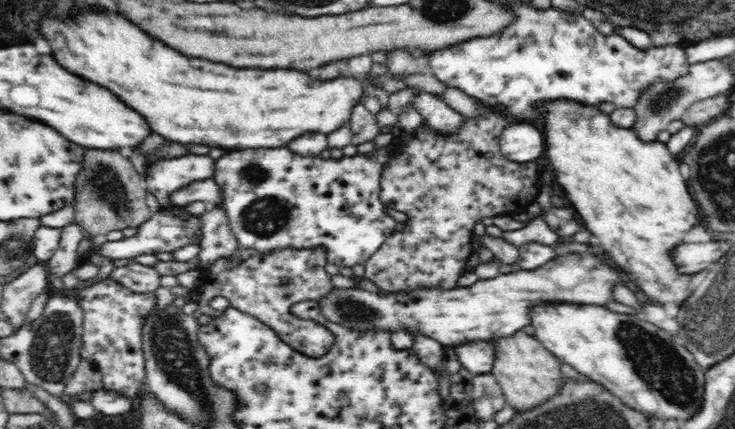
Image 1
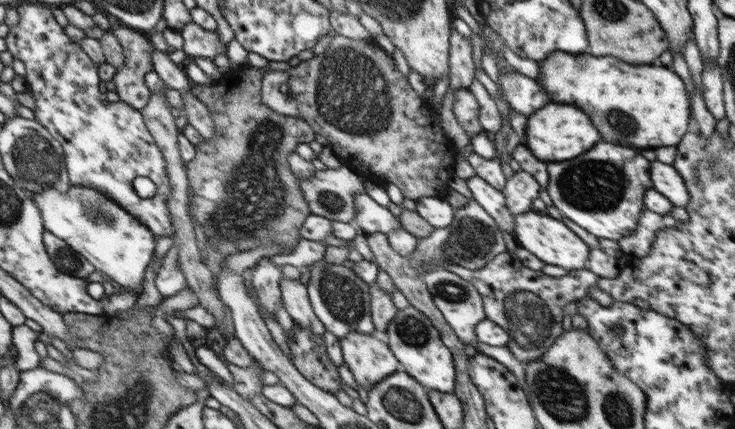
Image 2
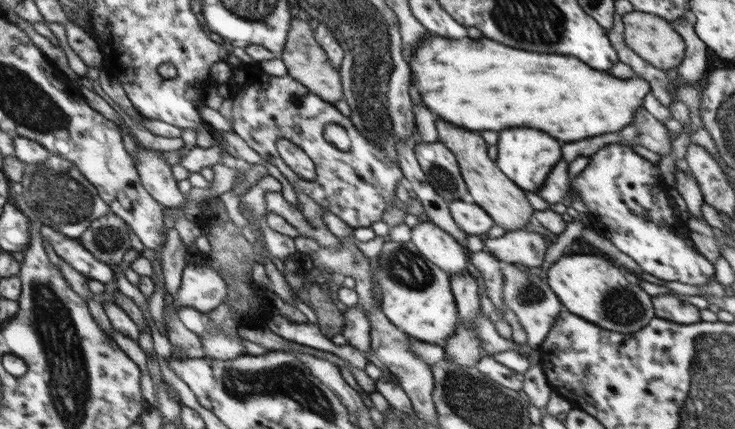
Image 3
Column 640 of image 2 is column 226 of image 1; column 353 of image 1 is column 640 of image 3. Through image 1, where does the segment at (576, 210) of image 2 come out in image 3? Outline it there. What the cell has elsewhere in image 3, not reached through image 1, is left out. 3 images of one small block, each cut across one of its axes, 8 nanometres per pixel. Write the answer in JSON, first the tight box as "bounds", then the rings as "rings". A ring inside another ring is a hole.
{"bounds":[572,144,715,288],"rings":[[[610,144],[590,157],[588,165],[572,180],[572,198],[580,196],[588,208],[590,227],[608,238],[620,252],[633,258],[644,272],[666,282],[682,282],[702,288],[715,274],[714,263],[686,242],[690,239],[688,223],[675,216],[675,211],[668,202],[667,188],[657,164],[640,157],[629,146]]]}

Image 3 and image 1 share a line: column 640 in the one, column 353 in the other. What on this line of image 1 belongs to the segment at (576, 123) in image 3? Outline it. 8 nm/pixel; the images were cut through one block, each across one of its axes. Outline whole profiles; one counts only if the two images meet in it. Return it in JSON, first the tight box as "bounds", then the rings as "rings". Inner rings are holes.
{"bounds":[40,4,364,150],"rings":[[[108,4],[86,7],[84,12],[72,14],[66,22],[50,12],[40,22],[42,36],[50,44],[52,56],[60,66],[80,78],[86,78],[88,82],[114,92],[126,106],[138,110],[138,114],[146,118],[152,132],[172,142],[204,146],[208,142],[208,146],[224,146],[234,150],[286,146],[290,140],[306,132],[324,132],[326,135],[332,133],[334,128],[340,128],[348,122],[352,108],[364,98],[362,82],[354,78],[314,82],[308,74],[296,70],[238,70],[224,64],[182,56],[170,46],[150,38],[130,19],[102,10],[106,6]]]}

